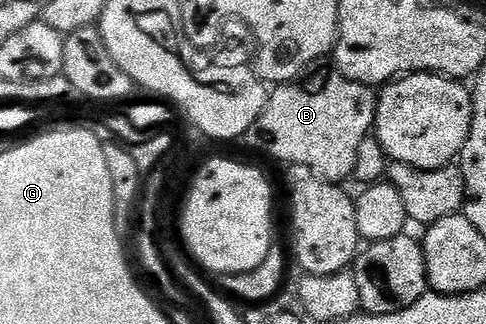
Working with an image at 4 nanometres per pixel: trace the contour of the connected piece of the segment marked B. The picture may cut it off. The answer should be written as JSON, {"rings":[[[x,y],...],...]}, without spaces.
{"rings":[[[337,73],[323,85],[319,91],[305,91],[298,85],[278,85],[266,96],[266,104],[256,117],[254,124],[249,127],[244,136],[244,143],[279,159],[285,165],[306,167],[313,175],[319,175],[330,183],[345,184],[356,169],[356,152],[360,141],[364,141],[371,134],[374,126],[374,114],[378,111],[378,95],[375,88],[367,87],[364,83],[357,83],[346,79]]]}

